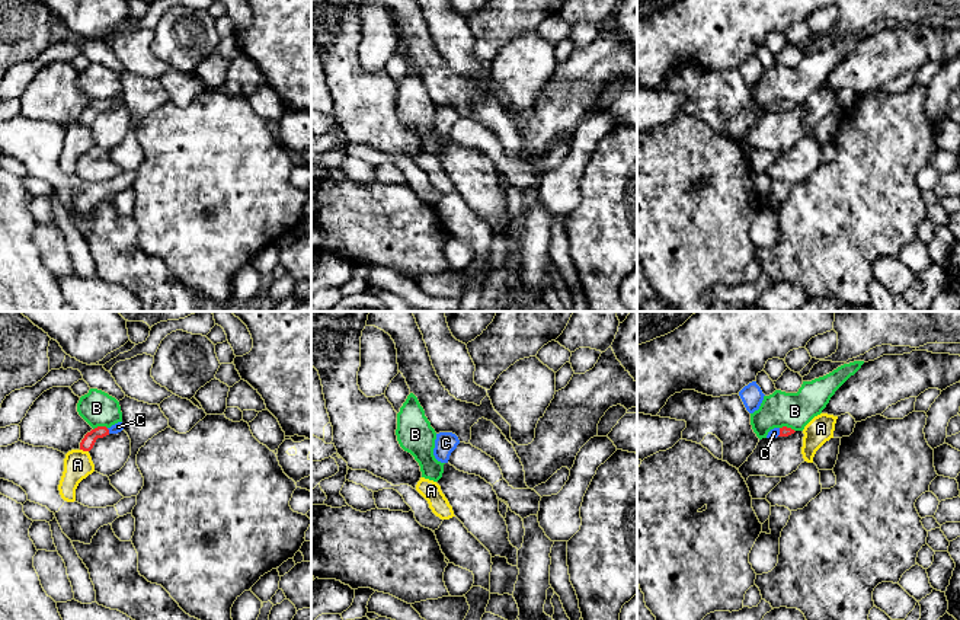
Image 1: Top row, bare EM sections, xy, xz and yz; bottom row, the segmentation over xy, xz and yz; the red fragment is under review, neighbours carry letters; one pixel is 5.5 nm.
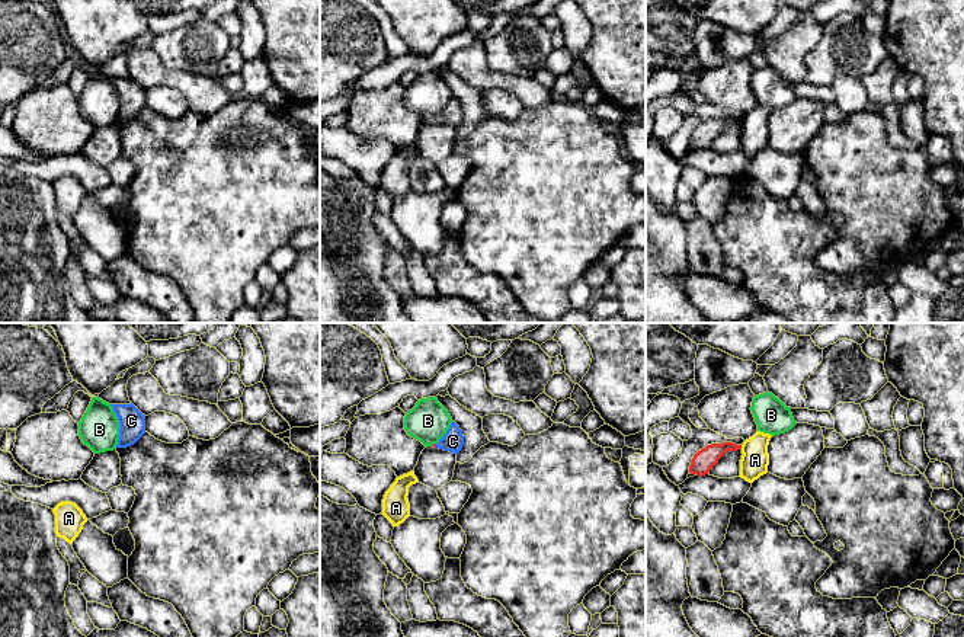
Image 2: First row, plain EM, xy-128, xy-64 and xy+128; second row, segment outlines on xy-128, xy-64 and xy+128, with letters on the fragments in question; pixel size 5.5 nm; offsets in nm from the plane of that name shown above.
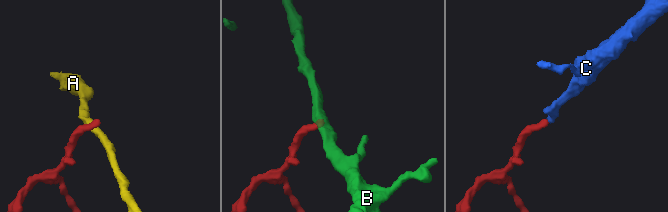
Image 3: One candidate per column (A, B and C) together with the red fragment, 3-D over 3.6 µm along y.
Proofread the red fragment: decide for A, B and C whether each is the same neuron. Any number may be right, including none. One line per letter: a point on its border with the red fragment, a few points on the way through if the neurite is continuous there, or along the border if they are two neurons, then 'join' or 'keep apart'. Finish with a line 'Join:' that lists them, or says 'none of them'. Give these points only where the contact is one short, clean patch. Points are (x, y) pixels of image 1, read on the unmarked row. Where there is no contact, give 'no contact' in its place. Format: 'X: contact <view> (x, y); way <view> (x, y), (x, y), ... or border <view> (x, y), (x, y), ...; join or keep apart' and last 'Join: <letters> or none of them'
A: contact xy (85, 124); border xy (80, 122), (88, 125); keep apart
B: contact xy (99, 101); border xy (106, 101), (96, 101), (93, 104); keep apart
C: contact yz (780, 106); way yz (784, 105), (780, 106), (774, 106); join
Join: C

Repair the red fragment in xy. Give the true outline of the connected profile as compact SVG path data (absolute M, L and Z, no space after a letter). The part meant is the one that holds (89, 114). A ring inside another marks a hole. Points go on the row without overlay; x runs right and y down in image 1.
M118 96L118 98L112 99L111 102L97 100L84 109L84 112L80 116L80 124L90 125L97 112L103 112L109 108L118 108L122 103L124 103L122 96Z

